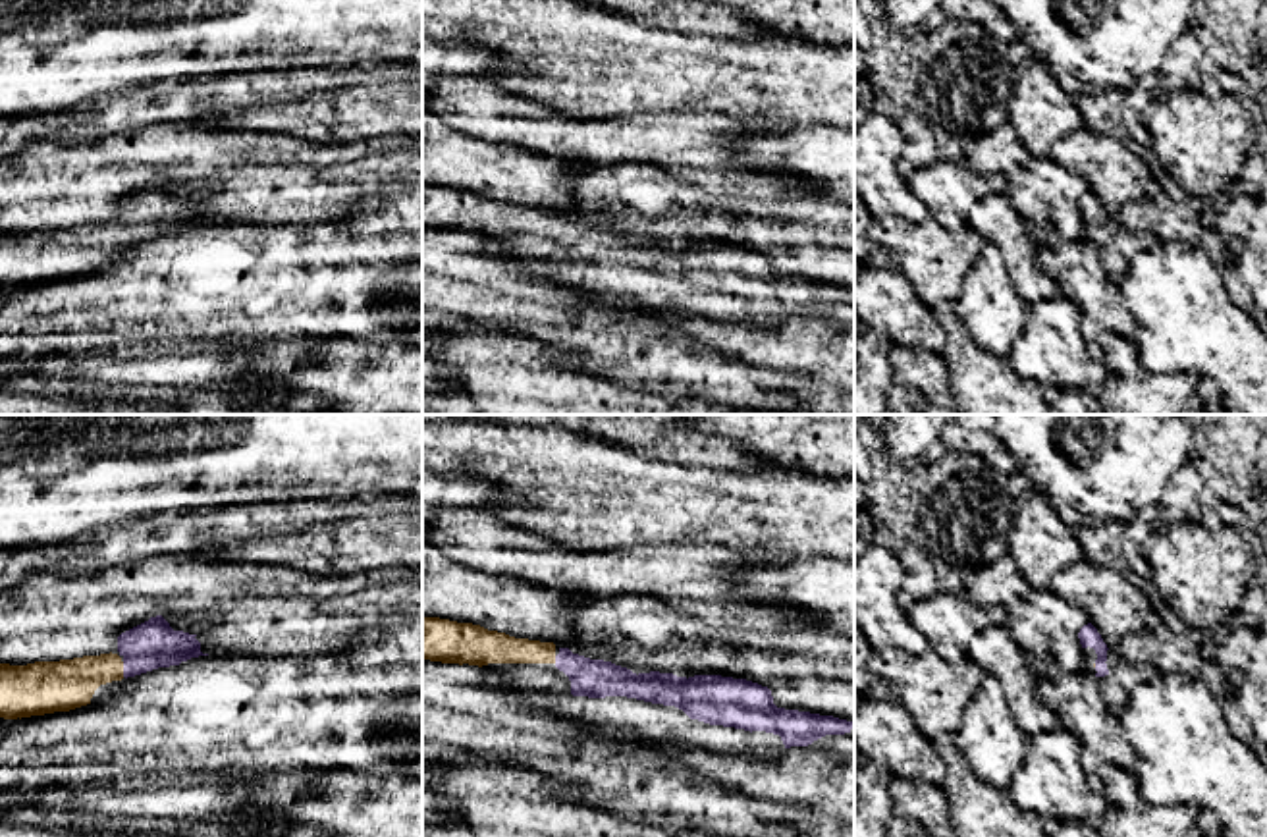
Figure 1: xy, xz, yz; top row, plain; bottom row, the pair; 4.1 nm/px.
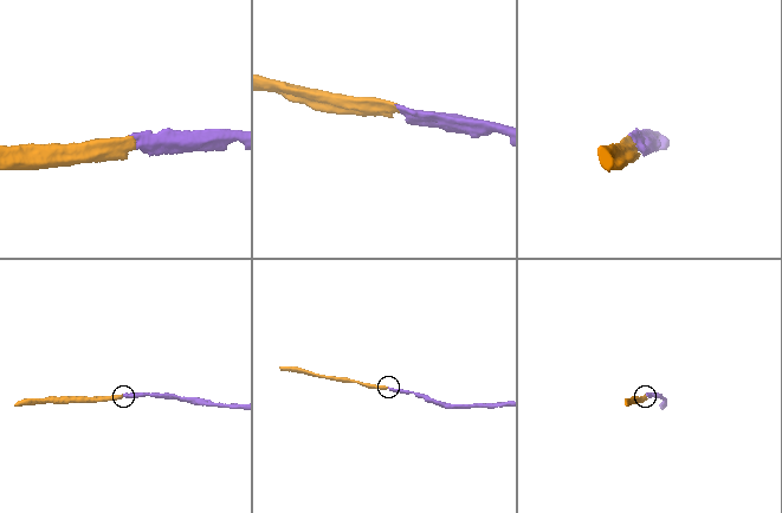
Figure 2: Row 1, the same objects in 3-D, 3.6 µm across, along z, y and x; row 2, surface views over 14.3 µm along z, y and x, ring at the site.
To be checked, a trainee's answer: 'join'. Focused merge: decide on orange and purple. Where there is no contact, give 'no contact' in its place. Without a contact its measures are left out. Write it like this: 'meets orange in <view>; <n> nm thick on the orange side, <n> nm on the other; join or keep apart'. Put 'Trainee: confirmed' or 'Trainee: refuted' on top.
Trainee: confirmed
meets orange in xy; 220 nm thick on the orange side, 200 nm on the other; join

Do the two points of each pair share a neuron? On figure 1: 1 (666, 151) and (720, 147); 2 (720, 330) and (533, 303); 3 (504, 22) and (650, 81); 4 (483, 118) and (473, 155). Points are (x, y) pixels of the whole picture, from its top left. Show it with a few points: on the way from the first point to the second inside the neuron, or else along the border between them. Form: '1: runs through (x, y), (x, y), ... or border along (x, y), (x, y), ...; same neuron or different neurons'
1: runs through (679, 151), (706, 151); same neuron
2: border along (635, 309), (673, 321), (716, 350); different neurons
3: runs through (540, 37), (562, 54), (594, 64), (614, 64); same neuron
4: border along (442, 118), (450, 128), (469, 135), (523, 149); different neurons

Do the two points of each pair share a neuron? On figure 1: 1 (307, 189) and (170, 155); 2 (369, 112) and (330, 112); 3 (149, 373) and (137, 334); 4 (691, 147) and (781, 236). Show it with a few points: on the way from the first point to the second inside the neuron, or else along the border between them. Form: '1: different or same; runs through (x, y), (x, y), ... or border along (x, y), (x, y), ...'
1: different; border along (234, 168), (226, 168), (218, 176)
2: same; runs through (359, 112), (340, 112)
3: different; border along (197, 350), (162, 353)
4: different; border along (681, 180), (724, 197)

